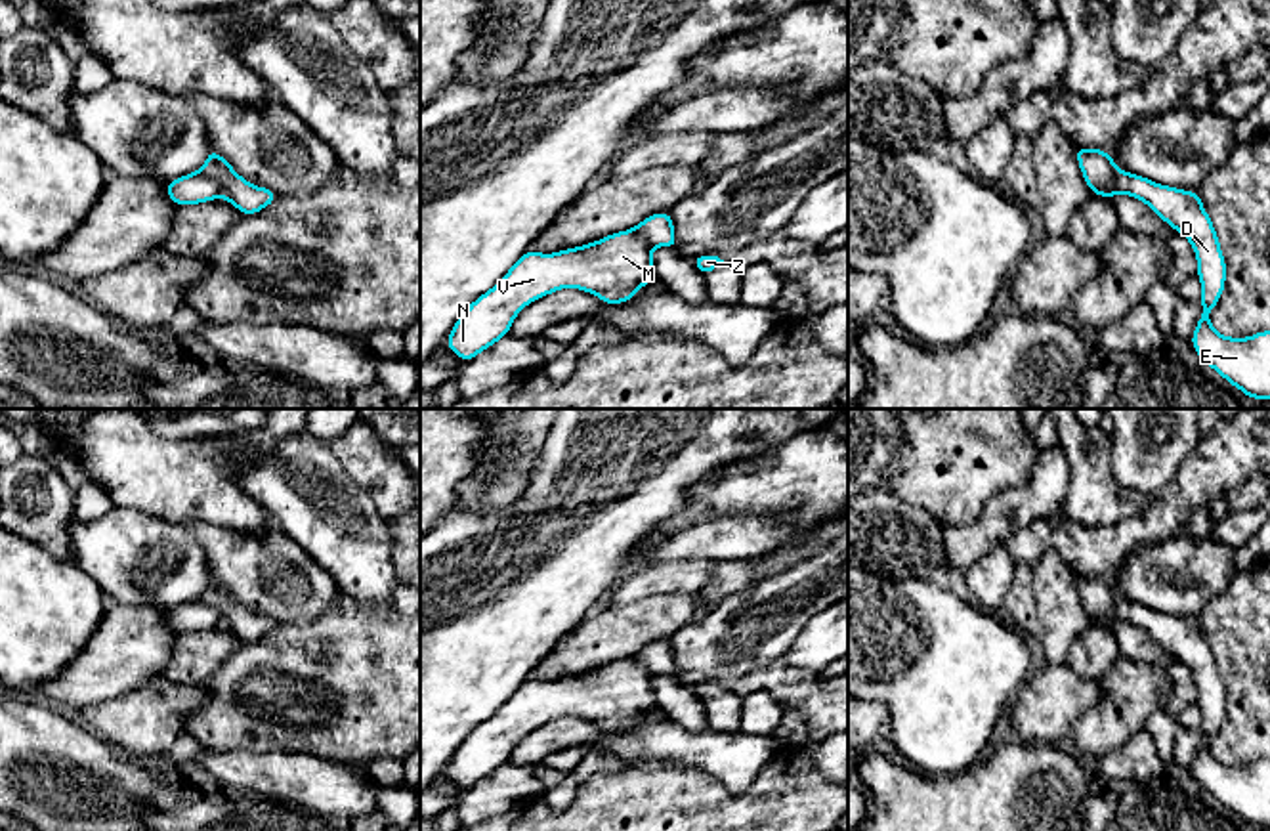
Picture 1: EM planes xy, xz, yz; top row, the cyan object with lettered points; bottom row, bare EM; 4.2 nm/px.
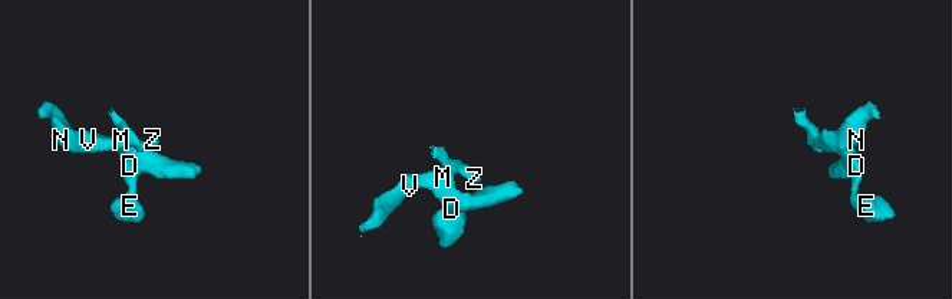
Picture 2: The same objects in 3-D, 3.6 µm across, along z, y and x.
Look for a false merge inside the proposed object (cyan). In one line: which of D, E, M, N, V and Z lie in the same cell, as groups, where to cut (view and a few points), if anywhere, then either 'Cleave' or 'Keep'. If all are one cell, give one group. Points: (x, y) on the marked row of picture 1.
Groups: D E M N V / Z. Split along xy (199, 170), (218, 184), (222, 195). Cleave

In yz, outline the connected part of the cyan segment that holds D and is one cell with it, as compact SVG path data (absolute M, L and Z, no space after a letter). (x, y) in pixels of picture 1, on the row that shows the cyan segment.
M1117 170L1100 191L1106 199L1111 199L1115 193L1146 202L1163 222L1192 243L1197 258L1196 275L1201 279L1199 300L1203 306L1192 334L1192 346L1201 361L1247 397L1270 399L1270 330L1260 330L1249 338L1228 338L1218 334L1209 321L1209 313L1224 290L1226 262L1199 193L1157 185L1144 176L1125 170Z

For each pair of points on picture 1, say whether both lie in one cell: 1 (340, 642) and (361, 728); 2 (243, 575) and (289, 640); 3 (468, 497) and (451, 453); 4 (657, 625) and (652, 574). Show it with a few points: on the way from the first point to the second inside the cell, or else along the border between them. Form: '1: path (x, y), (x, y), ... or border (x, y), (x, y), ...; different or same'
1: path (352, 663), (352, 682), (361, 692), (361, 707); same
2: border (323, 614), (279, 625); different
3: border (482, 440), (474, 468), (457, 488), (455, 509); different
4: border (692, 595), (650, 595), (629, 604), (612, 606); different

